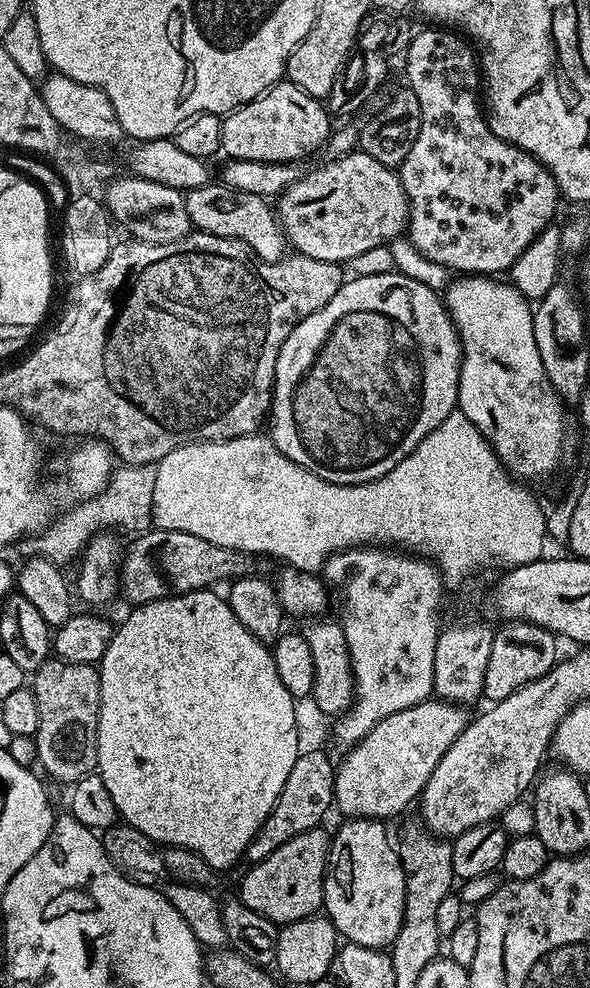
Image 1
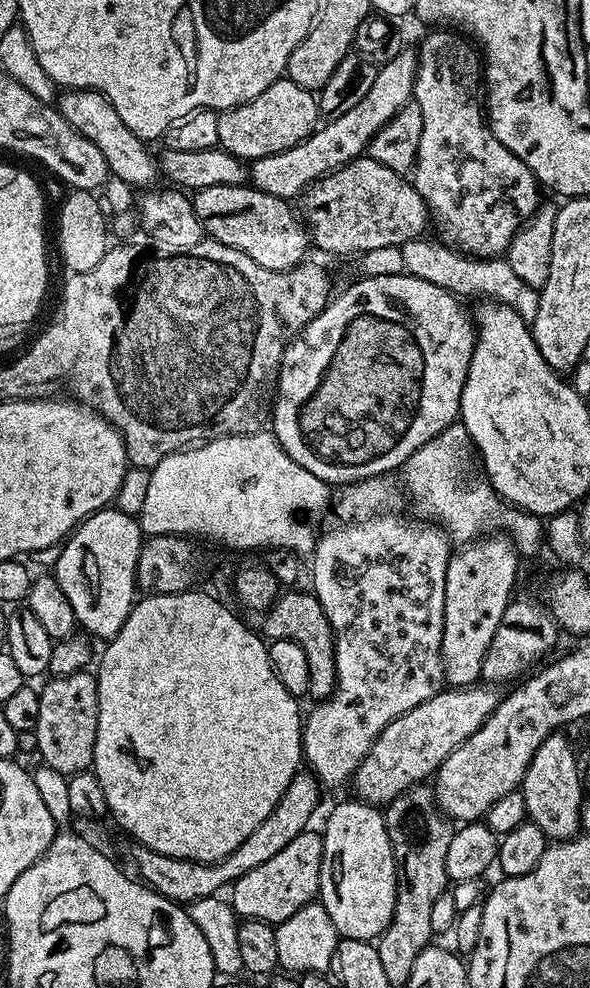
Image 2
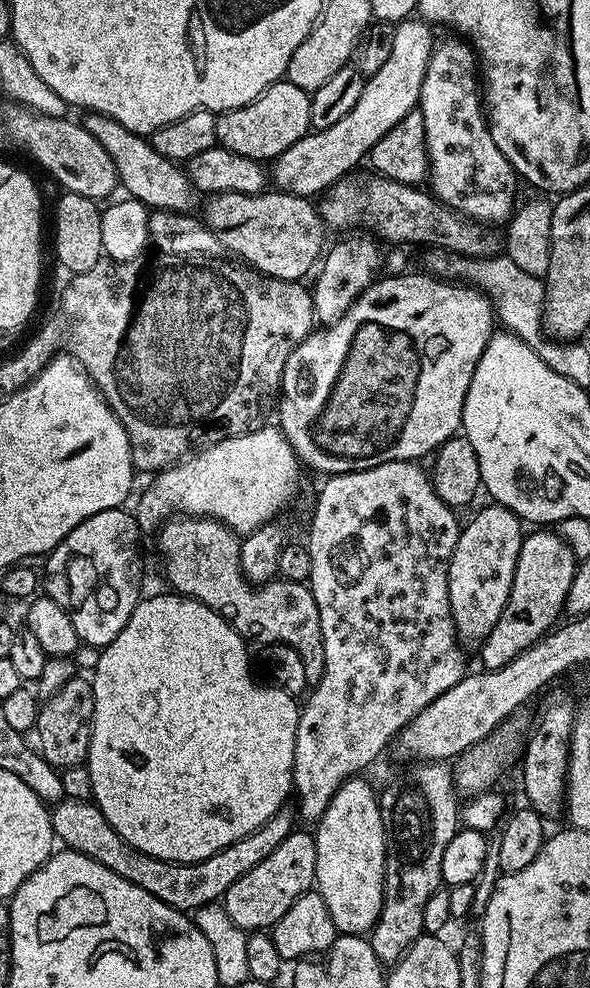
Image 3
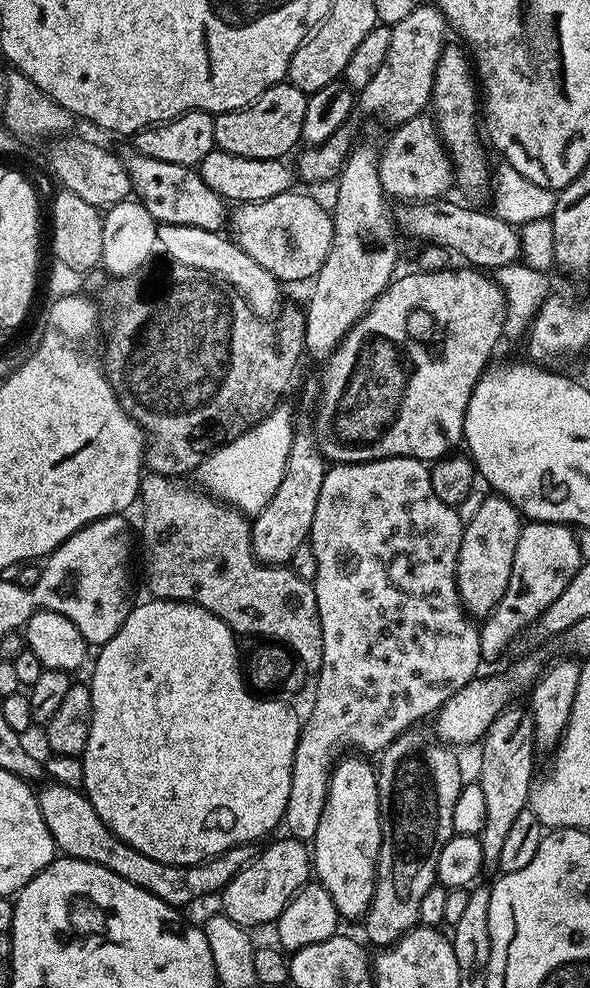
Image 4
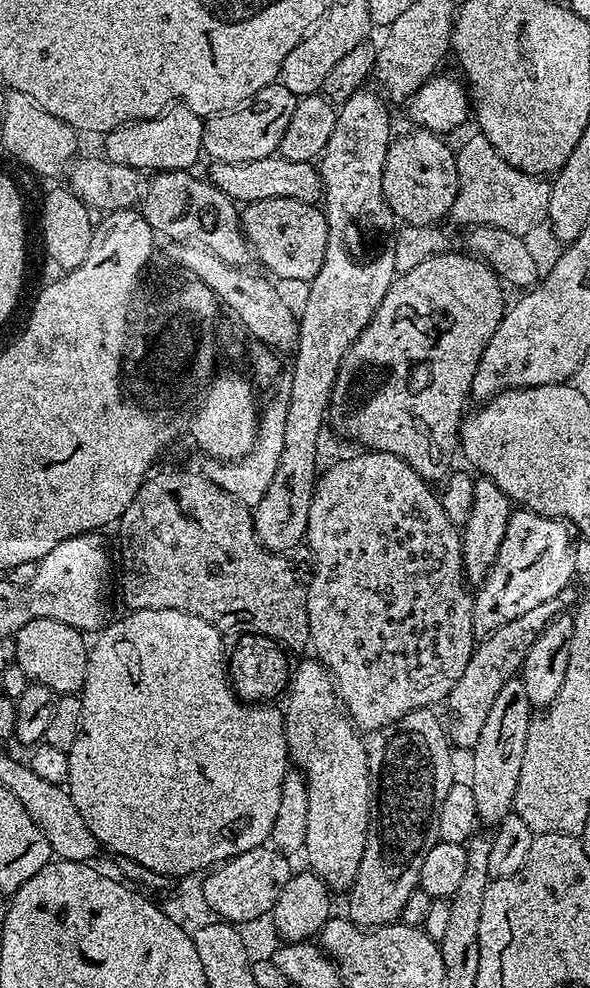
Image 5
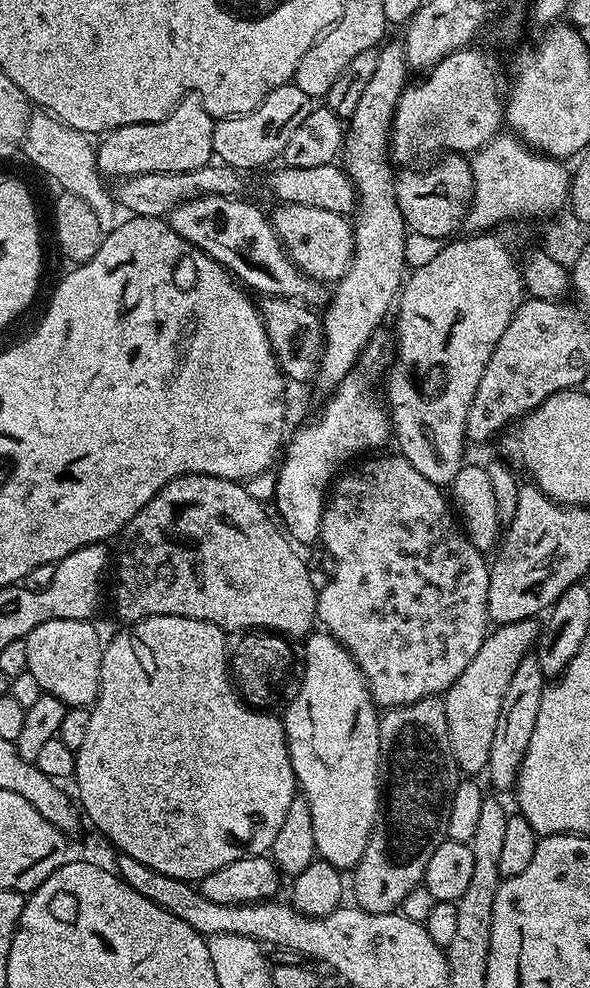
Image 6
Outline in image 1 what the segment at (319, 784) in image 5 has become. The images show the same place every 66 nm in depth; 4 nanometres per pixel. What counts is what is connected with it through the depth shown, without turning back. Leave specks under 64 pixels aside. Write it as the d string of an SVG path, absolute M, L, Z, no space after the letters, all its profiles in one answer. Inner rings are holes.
M348 818L343 823L328 846L323 911L347 943L387 949L396 940L406 906L406 878L400 853L397 845L388 841L381 821Z

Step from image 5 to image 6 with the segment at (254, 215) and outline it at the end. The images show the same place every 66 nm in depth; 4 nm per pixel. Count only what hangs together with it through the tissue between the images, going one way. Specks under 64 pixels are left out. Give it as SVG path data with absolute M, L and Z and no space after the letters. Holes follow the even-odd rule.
M280 204L270 212L270 219L282 246L308 279L335 282L344 277L352 261L354 247L353 225L347 215L334 210L318 210L318 206Z

